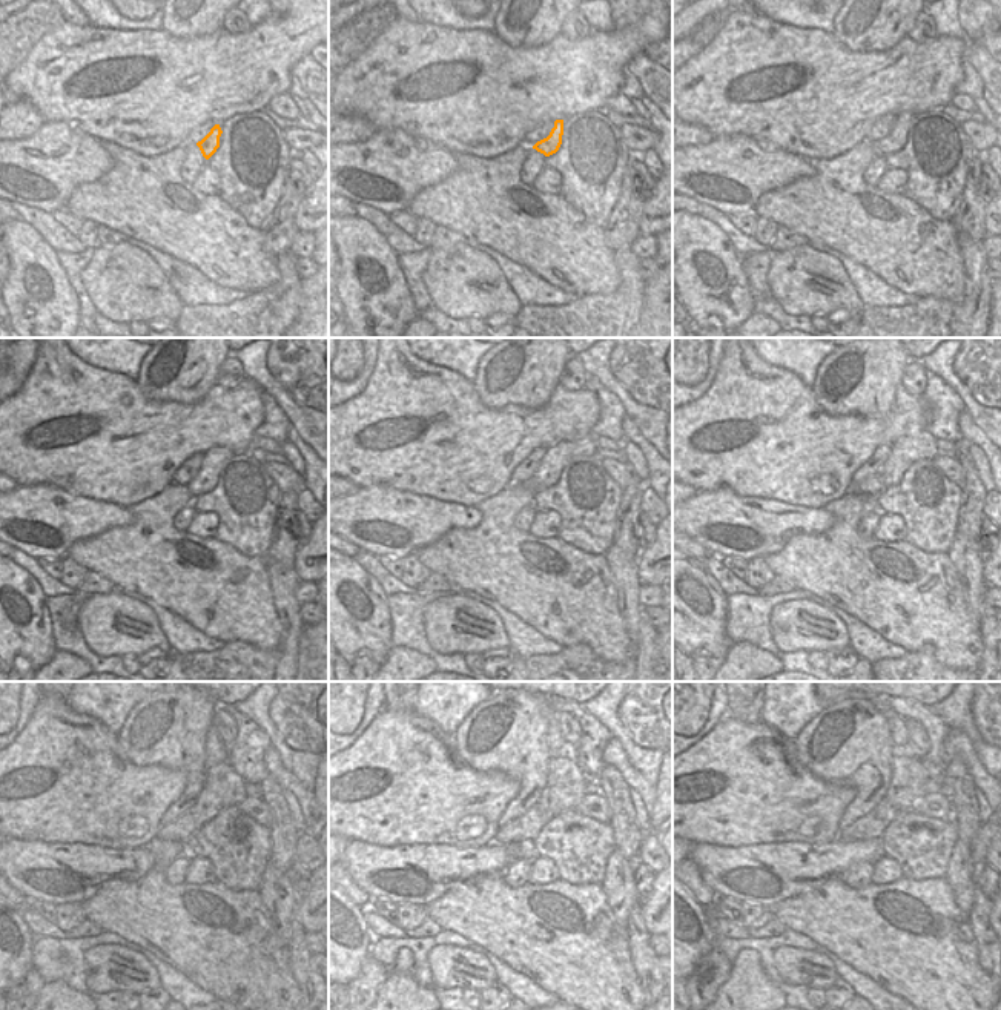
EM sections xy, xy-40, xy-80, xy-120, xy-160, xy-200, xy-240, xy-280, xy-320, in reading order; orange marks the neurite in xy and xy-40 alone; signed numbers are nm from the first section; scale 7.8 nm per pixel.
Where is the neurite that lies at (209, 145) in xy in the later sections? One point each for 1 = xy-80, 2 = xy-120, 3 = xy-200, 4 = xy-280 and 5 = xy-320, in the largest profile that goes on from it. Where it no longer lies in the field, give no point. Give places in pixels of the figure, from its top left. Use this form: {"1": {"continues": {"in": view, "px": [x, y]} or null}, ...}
{"1": {"continues": {"in": "xy-80", "px": [895, 140]}}, "2": {"continues": {"in": "xy-120", "px": [215, 458]}}, "3": {"continues": {"in": "xy-200", "px": [905, 452]}}, "4": {"continues": {"in": "xy-280", "px": [567, 783]}}, "5": {"continues": {"in": "xy-320", "px": [909, 775]}}}

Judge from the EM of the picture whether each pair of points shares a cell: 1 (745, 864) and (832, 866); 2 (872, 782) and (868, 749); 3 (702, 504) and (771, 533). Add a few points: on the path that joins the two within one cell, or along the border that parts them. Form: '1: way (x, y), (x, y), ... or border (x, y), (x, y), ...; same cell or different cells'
1: way (766, 863), (774, 866), (811, 866); same cell
2: way (869, 774), (868, 757); same cell
3: way (719, 521), (754, 525); same cell

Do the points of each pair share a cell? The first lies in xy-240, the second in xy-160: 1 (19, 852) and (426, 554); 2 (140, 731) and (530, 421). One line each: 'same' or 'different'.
1: different
2: different

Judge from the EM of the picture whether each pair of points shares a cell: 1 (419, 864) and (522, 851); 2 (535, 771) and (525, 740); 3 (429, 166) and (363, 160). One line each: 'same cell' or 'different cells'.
1: same cell
2: same cell
3: same cell

